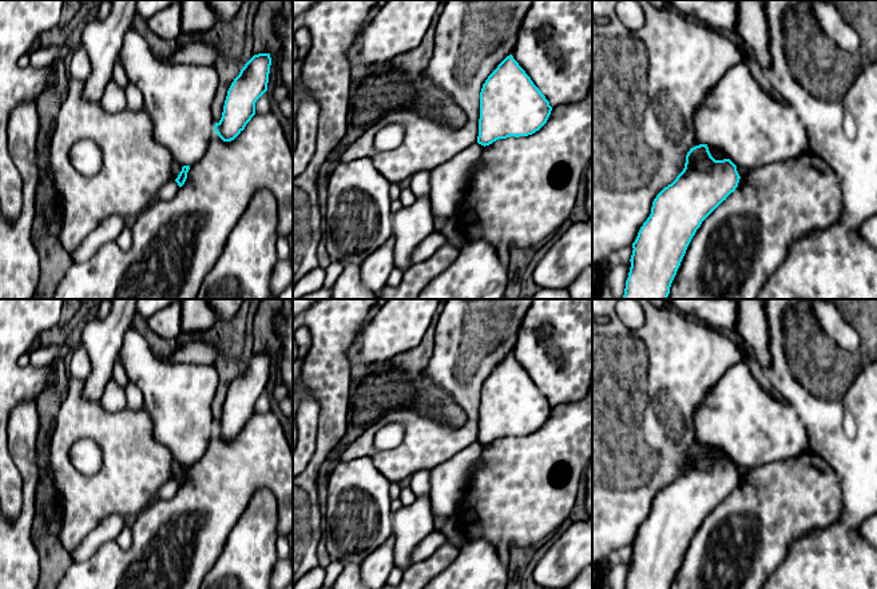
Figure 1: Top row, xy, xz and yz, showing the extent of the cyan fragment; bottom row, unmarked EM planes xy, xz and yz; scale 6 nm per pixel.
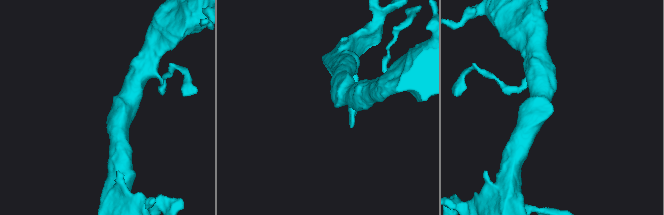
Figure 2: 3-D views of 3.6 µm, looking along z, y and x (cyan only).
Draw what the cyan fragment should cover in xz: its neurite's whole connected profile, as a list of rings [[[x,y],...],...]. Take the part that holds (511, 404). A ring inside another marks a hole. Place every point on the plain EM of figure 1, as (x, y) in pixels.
[[[512,354],[507,355],[488,375],[480,391],[480,418],[477,442],[489,445],[509,435],[528,435],[548,419],[552,406]]]

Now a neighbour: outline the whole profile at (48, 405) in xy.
[[[67,358],[53,361],[53,379],[47,394],[36,402],[39,419],[37,433],[37,466],[40,477],[35,493],[36,516],[32,528],[32,541],[40,560],[40,576],[36,589],[56,589],[59,581],[72,566],[71,552],[59,542],[60,502],[55,498],[55,482],[49,465],[48,439],[56,414],[67,398],[70,373]]]

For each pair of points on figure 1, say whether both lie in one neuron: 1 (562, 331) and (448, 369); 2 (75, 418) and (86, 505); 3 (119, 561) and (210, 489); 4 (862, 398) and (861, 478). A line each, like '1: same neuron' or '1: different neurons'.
1: different neurons
2: same neuron
3: same neuron
4: same neuron

